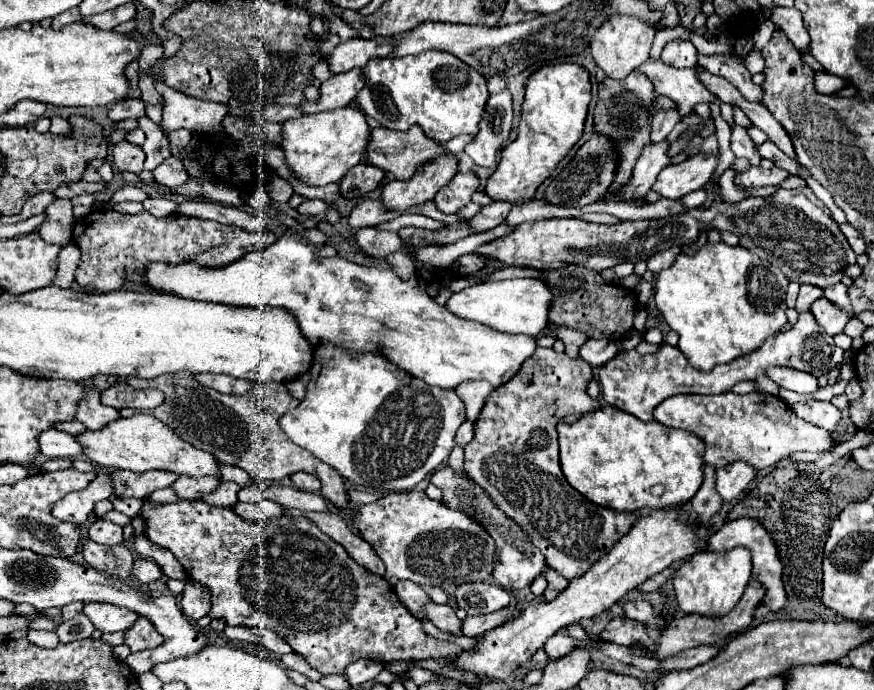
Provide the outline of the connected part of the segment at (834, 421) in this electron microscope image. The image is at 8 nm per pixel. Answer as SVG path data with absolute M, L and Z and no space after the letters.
M807 400L807 402L799 402L793 406L793 412L815 424L815 426L821 426L821 428L827 428L829 432L835 430L835 426L839 424L841 420L841 412L831 404L831 402L819 402L819 400Z

